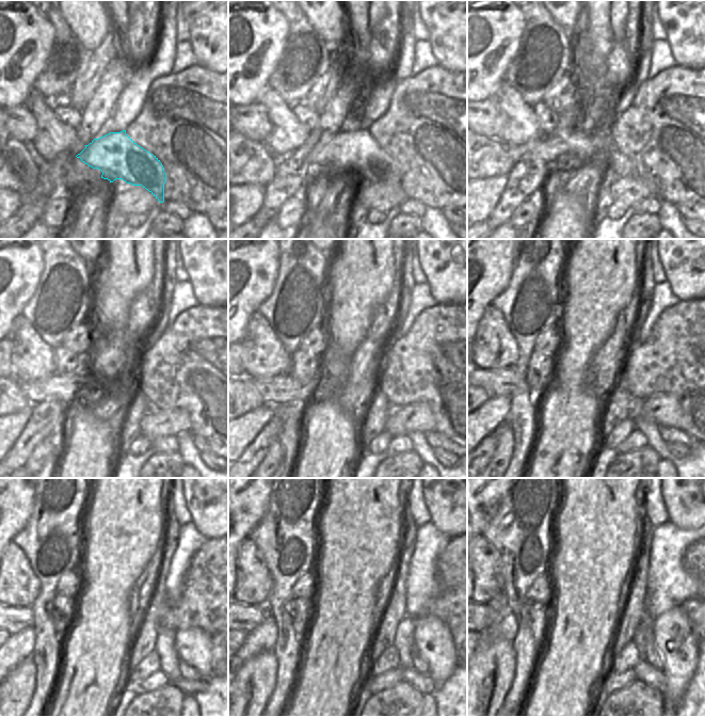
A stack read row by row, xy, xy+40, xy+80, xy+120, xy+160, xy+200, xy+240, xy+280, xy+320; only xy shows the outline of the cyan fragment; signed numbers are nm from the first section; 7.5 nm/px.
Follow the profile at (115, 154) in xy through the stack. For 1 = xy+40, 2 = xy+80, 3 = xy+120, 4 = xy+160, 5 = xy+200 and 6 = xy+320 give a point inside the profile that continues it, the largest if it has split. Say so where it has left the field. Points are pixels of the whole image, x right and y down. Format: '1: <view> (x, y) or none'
1: xy+40 (355, 148)
2: xy+80 (580, 145)
3: xy+120 (59, 386)
4: xy+160 (282, 388)
5: xy+200 (497, 382)
6: xy+320 (489, 616)

